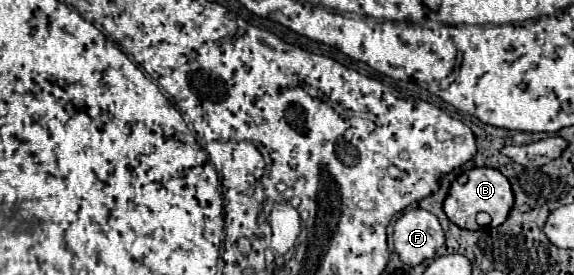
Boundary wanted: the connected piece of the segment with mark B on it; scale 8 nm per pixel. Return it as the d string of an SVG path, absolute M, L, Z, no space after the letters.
M475 167L475 169L471 169L471 171L467 171L461 179L455 179L455 181L453 181L453 185L451 185L451 189L449 189L449 195L447 195L447 199L445 199L443 209L445 209L447 217L449 217L455 225L459 225L461 229L477 231L479 225L477 225L475 217L477 217L479 211L487 211L487 213L491 215L491 219L493 219L491 225L493 225L493 227L499 227L499 225L507 219L507 215L509 215L509 211L511 211L511 207L513 207L513 199L515 199L515 197L513 197L513 191L511 191L511 185L509 185L507 177L503 177L497 169Z

